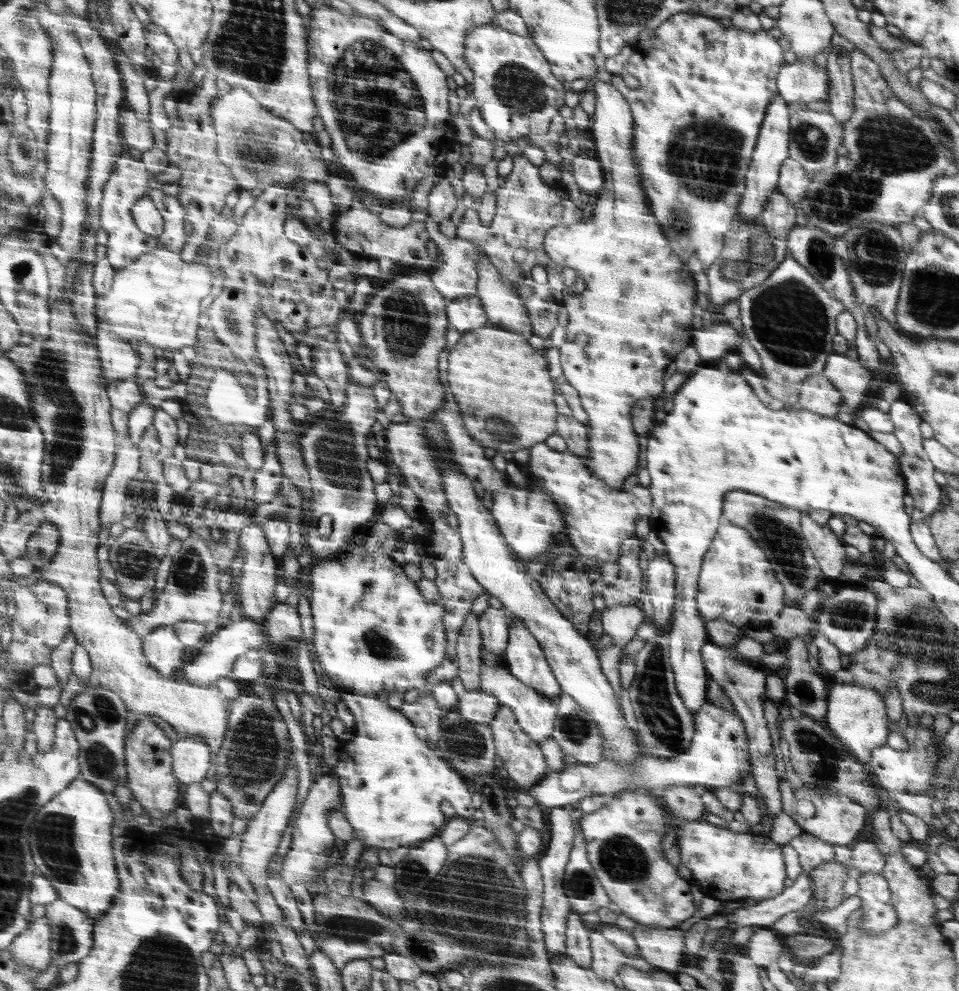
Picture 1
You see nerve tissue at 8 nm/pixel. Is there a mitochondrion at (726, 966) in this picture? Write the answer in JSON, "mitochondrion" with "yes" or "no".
{"mitochondrion":"no"}

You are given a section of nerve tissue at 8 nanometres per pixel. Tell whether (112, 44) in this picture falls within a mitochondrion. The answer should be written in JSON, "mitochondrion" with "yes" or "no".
{"mitochondrion":"no"}

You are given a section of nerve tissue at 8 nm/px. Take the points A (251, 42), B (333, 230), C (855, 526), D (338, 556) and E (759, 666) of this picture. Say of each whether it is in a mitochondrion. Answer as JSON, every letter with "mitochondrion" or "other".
{"A":"mitochondrion","B":"other","C":"other","D":"other","E":"other"}

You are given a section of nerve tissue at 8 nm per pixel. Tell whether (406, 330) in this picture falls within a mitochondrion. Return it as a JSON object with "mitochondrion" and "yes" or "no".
{"mitochondrion":"yes"}

